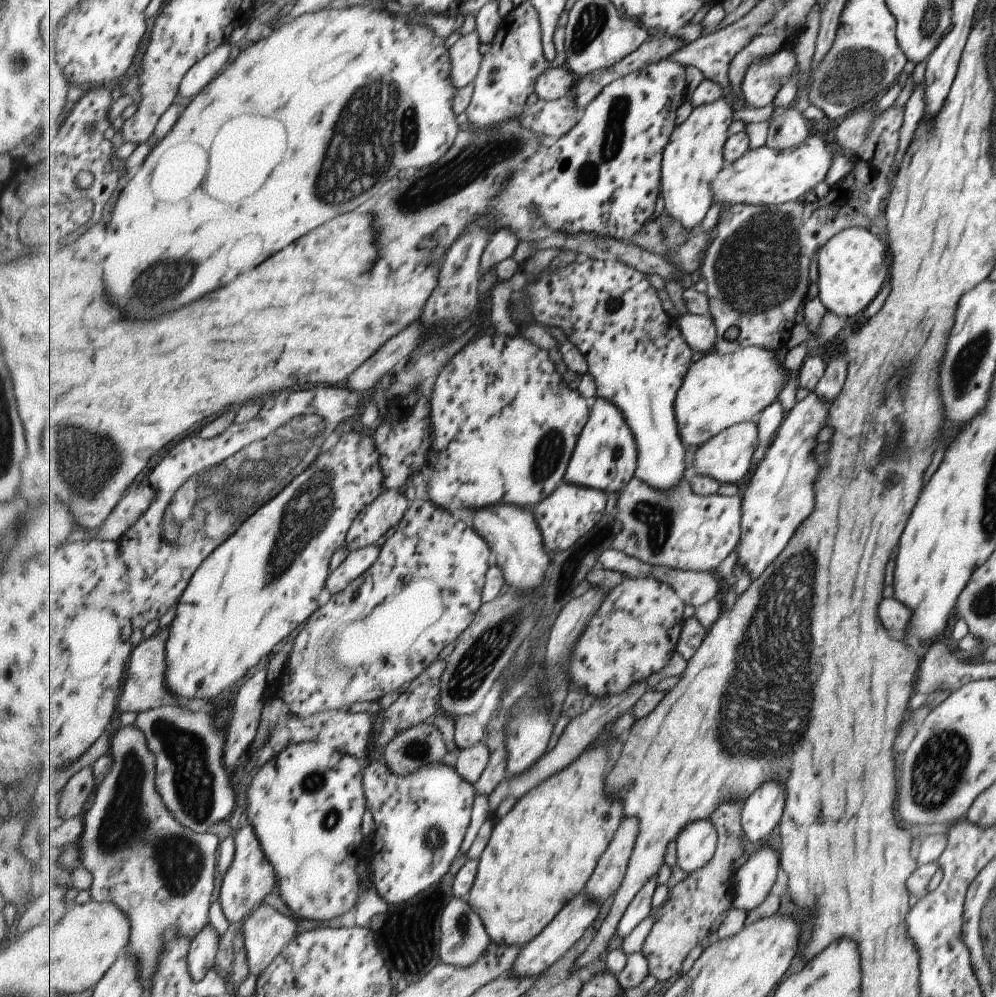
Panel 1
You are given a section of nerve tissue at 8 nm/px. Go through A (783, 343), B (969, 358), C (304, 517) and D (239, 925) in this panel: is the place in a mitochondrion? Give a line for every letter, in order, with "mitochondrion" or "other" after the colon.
A: other
B: mitochondrion
C: mitochondrion
D: other

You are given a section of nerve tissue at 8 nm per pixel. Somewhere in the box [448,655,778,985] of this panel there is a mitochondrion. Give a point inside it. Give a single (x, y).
(465, 928)

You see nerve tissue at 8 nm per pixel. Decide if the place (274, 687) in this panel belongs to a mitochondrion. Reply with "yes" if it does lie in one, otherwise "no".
no

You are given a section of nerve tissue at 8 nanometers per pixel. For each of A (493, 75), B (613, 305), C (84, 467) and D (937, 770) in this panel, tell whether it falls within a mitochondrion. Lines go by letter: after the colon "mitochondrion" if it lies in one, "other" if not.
A: mitochondrion
B: other
C: mitochondrion
D: mitochondrion

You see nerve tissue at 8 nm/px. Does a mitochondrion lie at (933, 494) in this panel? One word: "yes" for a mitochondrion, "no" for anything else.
no

